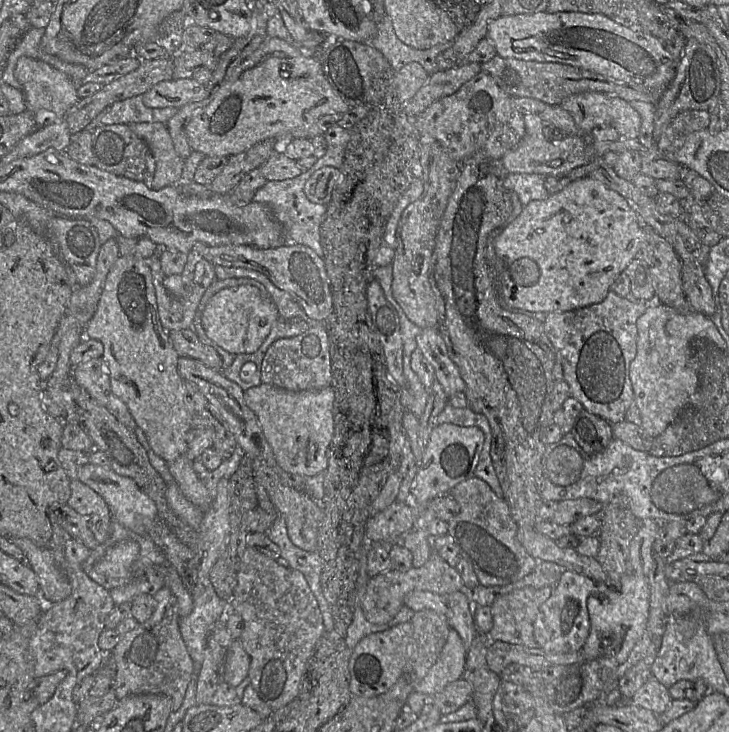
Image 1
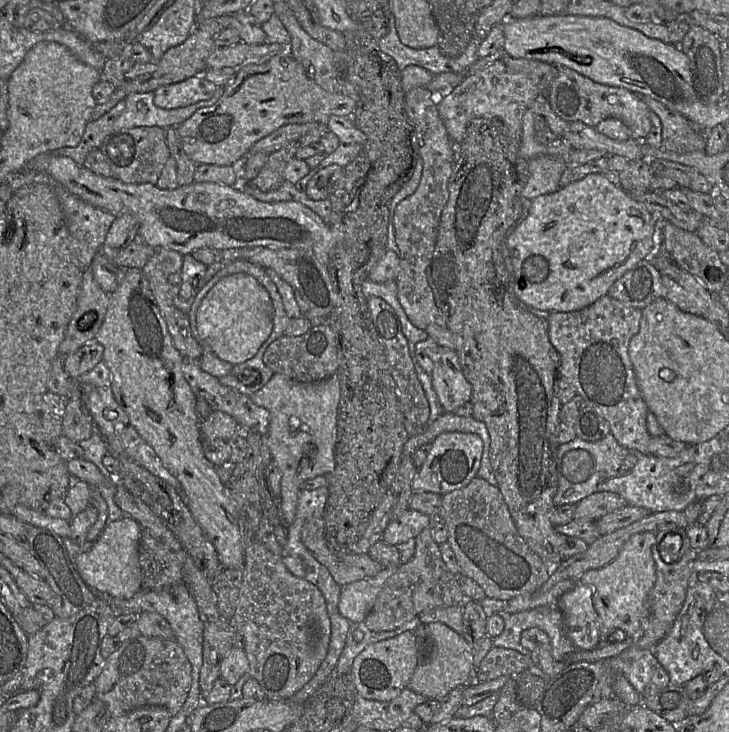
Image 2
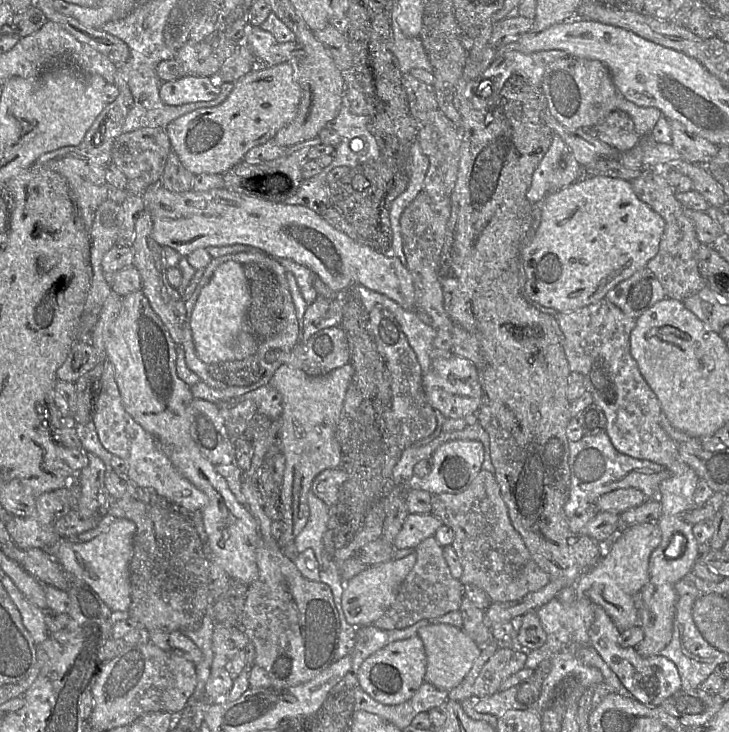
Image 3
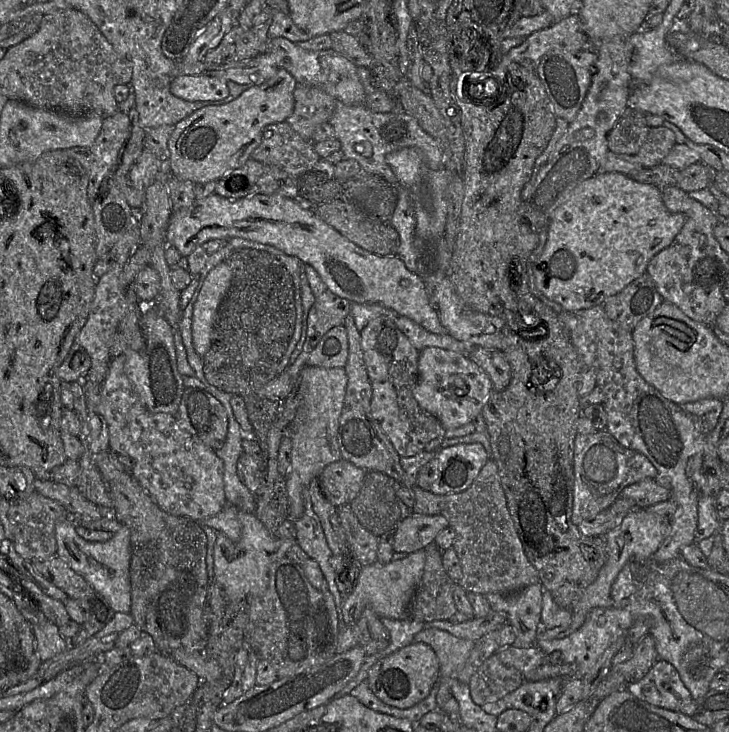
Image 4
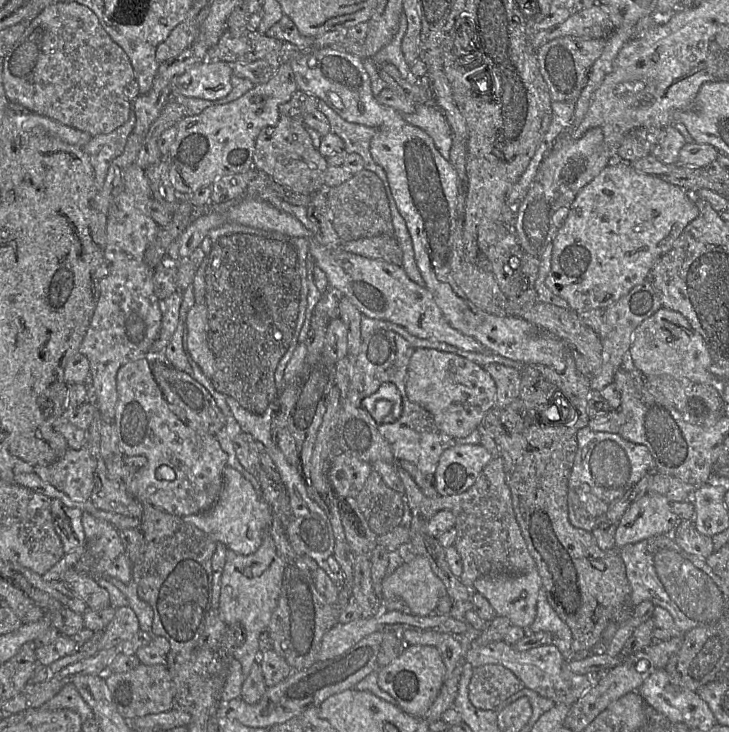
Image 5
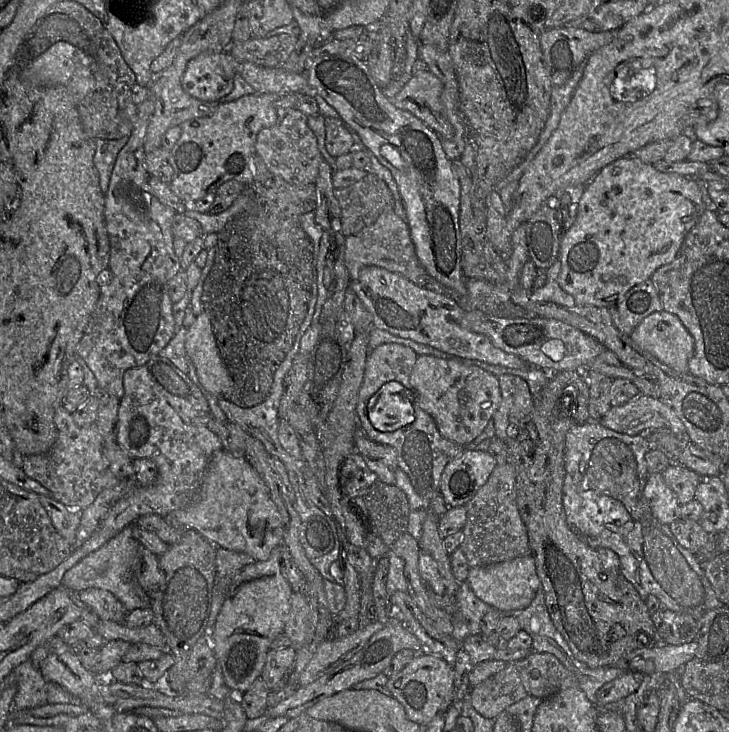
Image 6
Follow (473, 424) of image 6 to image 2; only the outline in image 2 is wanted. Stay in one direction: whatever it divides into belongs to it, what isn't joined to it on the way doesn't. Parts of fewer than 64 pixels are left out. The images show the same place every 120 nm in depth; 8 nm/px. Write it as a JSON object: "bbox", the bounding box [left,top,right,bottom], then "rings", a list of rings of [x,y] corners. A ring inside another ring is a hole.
{"bbox":[427,345,472,413],"rings":[[[440,345],[428,349],[427,354],[434,364],[430,376],[439,404],[443,412],[454,413],[472,395],[472,385],[463,374],[458,354]]]}

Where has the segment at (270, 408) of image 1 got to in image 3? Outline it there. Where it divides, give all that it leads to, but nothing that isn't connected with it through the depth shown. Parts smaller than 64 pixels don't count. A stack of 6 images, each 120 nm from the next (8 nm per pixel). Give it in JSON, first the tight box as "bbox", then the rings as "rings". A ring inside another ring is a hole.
{"bbox":[268,363,354,548],"rings":[[[350,363],[320,376],[310,376],[300,369],[281,365],[268,383],[280,393],[283,405],[280,416],[279,450],[284,455],[286,463],[283,481],[280,486],[282,504],[281,522],[284,527],[283,534],[277,540],[280,548],[294,543],[295,538],[306,525],[310,515],[307,495],[311,491],[311,486],[315,478],[324,470],[341,467],[342,451],[337,439],[337,427],[346,391],[353,373],[354,369]]]}

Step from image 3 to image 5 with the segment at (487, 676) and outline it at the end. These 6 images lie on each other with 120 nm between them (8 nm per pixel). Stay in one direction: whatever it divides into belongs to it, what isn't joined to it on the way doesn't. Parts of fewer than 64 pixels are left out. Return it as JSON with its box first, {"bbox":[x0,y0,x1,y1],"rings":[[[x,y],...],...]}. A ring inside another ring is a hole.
{"bbox":[468,664,523,710],"rings":[[[486,664],[473,668],[468,696],[476,708],[495,710],[523,687],[523,683],[509,669],[499,664]]]}

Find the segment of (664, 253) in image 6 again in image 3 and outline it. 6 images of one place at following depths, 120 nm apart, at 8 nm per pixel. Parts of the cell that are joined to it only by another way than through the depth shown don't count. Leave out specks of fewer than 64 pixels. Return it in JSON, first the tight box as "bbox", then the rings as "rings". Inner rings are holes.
{"bbox":[522,176,665,313],"rings":[[[583,176],[547,194],[538,228],[522,250],[528,300],[568,313],[596,303],[655,257],[665,221],[634,192],[631,182]]]}

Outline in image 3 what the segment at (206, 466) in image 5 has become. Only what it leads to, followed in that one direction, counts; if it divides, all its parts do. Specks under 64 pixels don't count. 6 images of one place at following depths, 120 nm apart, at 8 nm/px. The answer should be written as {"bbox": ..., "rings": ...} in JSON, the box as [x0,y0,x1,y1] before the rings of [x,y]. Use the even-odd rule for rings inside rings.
{"bbox":[92,359,207,514],"rings":[[[106,359],[102,374],[93,386],[92,423],[103,447],[127,462],[126,474],[137,487],[154,489],[158,495],[179,505],[188,514],[202,511],[207,506],[207,495],[178,472],[163,452],[158,440],[126,412],[114,378],[113,365]]]}

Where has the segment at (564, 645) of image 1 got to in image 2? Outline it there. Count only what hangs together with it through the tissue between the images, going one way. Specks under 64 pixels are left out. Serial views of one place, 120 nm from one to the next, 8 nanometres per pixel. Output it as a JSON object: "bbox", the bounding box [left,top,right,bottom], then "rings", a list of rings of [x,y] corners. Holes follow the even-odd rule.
{"bbox":[558,582,599,650],"rings":[[[576,582],[573,589],[564,593],[559,601],[558,608],[562,613],[564,627],[568,638],[578,650],[592,650],[599,643],[599,620],[593,604],[593,589],[591,586]]]}

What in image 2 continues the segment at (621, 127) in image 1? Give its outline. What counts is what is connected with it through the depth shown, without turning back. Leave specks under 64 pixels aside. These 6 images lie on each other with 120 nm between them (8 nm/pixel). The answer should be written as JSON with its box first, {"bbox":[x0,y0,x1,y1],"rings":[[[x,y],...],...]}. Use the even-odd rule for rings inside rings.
{"bbox":[546,67,652,140],"rings":[[[559,67],[546,97],[554,113],[567,122],[579,121],[595,128],[607,118],[618,118],[629,127],[634,140],[645,139],[652,128],[651,110],[640,96],[624,88],[596,83],[569,68]]]}

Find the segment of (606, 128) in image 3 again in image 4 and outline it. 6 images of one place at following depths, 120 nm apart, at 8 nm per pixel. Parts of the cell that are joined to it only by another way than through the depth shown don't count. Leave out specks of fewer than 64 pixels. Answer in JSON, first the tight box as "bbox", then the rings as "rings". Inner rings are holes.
{"bbox":[607,106,649,155],"rings":[[[627,106],[607,135],[609,151],[636,155],[645,142],[649,130],[645,113]]]}

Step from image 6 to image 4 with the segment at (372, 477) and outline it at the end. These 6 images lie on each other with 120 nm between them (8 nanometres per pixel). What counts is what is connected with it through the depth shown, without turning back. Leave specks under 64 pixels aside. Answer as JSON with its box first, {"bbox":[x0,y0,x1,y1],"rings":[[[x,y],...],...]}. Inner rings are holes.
{"bbox":[319,459,367,507],"rings":[[[340,459],[327,465],[319,476],[325,498],[335,507],[350,504],[359,494],[367,471]]]}

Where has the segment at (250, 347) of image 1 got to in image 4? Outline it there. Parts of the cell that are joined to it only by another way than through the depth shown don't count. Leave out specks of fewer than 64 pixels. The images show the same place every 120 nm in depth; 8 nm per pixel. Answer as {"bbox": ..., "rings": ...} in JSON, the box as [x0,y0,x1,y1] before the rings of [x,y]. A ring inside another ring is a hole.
{"bbox":[192,263,232,357],"rings":[[[219,263],[206,277],[198,299],[194,305],[192,316],[192,341],[197,354],[203,357],[211,347],[212,333],[218,308],[225,298],[232,279],[232,271],[225,263]]]}

